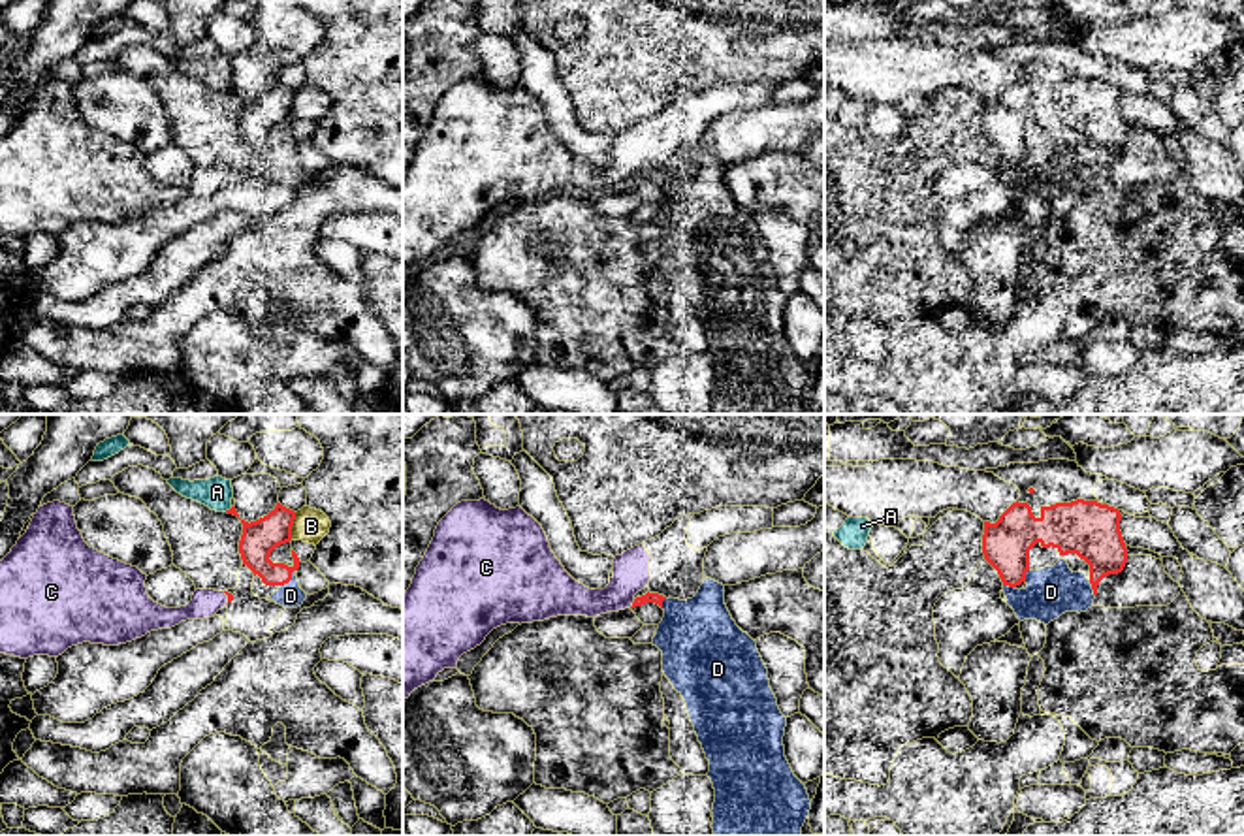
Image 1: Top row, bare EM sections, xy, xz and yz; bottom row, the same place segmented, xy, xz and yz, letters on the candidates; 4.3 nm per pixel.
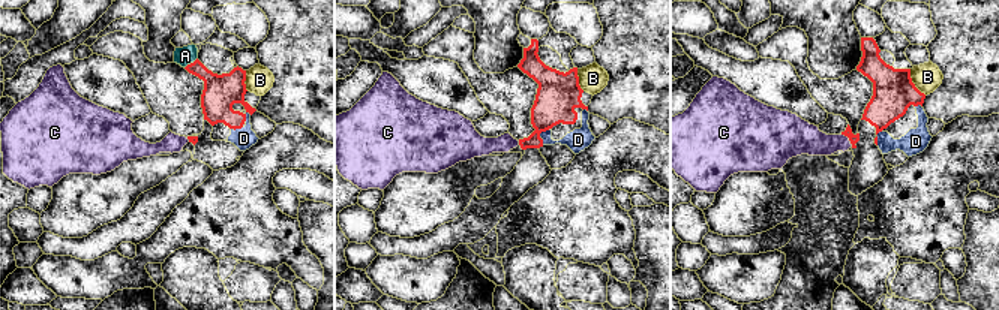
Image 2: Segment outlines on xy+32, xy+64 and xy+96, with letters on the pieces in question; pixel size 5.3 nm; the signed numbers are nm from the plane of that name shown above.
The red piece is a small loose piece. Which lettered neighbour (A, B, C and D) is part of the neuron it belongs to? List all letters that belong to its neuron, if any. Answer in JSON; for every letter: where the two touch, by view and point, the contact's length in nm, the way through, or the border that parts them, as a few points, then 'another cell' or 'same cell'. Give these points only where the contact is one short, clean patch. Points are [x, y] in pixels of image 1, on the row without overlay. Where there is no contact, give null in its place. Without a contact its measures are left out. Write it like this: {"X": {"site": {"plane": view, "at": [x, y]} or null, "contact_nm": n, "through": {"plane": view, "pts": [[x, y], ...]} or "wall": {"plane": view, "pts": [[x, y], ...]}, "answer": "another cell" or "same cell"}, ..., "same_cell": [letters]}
{"A": {"site": {"plane": "xy", "at": [230, 87]}, "contact_nm": 40, "wall": {"plane": "xy", "pts": [[232, 85], [224, 89]]}, "answer": "another cell"}, "B": {"site": {"plane": "xy", "at": [292, 102]}, "contact_nm": 120, "answer": "another cell"}, "C": {"site": {"plane": "xz", "at": [633, 181]}, "contact_nm": 50, "wall": {"plane": "xz", "pts": [[635, 177], [629, 185]]}, "answer": "another cell"}, "D": {"site": {"plane": "xy", "at": [290, 157]}, "contact_nm": 100, "answer": "same cell"}, "same_cell": ["D"]}

